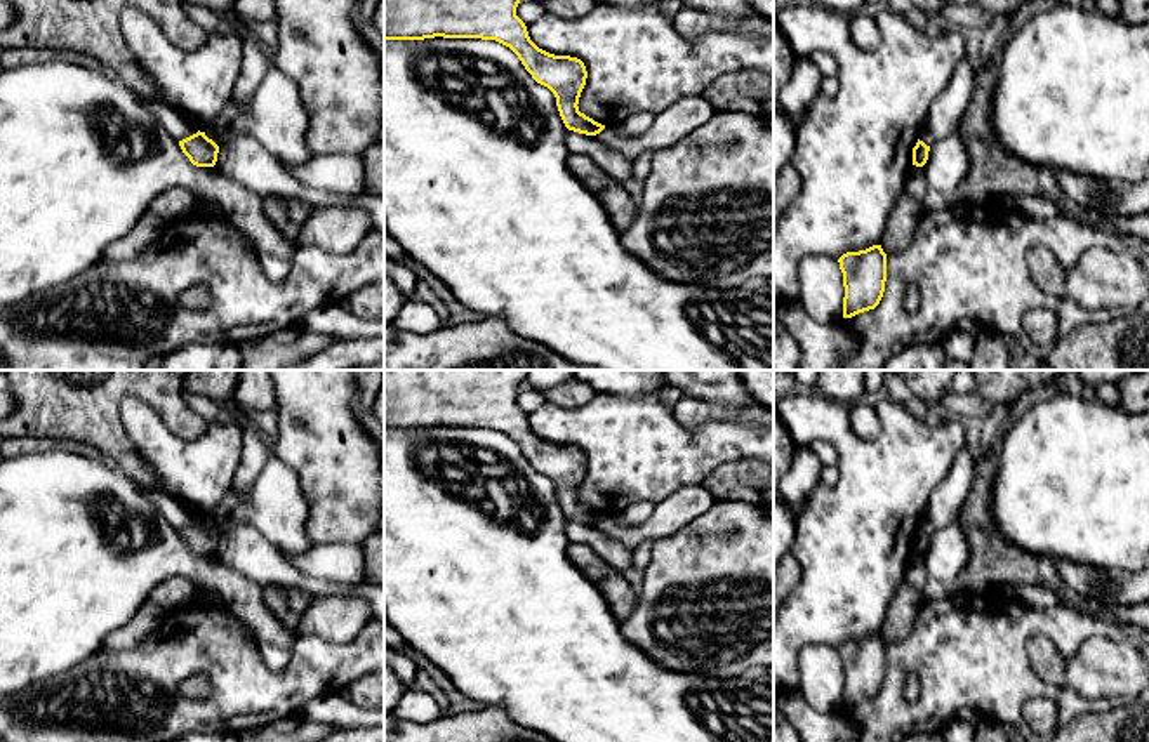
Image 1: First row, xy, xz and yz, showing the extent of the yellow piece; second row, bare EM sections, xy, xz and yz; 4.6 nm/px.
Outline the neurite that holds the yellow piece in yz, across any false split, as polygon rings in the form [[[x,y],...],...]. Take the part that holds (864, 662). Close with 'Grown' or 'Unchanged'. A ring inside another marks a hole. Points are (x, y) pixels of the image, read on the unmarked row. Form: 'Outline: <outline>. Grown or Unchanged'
Outline: [[[881,634],[847,641],[838,652],[845,676],[843,707],[874,699],[883,686],[887,671],[887,643]]]. Unchanged

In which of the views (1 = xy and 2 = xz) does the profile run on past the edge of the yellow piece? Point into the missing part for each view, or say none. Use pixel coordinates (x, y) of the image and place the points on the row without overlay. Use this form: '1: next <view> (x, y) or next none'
1: next none
2: next none

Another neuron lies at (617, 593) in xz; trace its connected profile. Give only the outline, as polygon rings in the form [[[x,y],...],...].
[[[570,542],[568,560],[600,589],[612,615],[622,622],[636,606],[638,594],[631,589],[621,572],[603,561],[589,546]]]

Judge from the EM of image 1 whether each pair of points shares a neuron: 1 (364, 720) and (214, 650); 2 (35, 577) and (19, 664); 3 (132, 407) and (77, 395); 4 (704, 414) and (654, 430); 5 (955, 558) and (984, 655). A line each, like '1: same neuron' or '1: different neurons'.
1: different neurons
2: same neuron
3: different neurons
4: different neurons
5: different neurons

